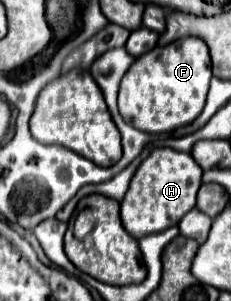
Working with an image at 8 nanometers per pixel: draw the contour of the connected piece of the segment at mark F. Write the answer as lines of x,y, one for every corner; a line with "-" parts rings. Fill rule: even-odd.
180,38
168,46
156,46
134,60
132,70
124,74
118,94
122,118
144,132
170,132
194,122
204,108
212,78
208,46
200,38

